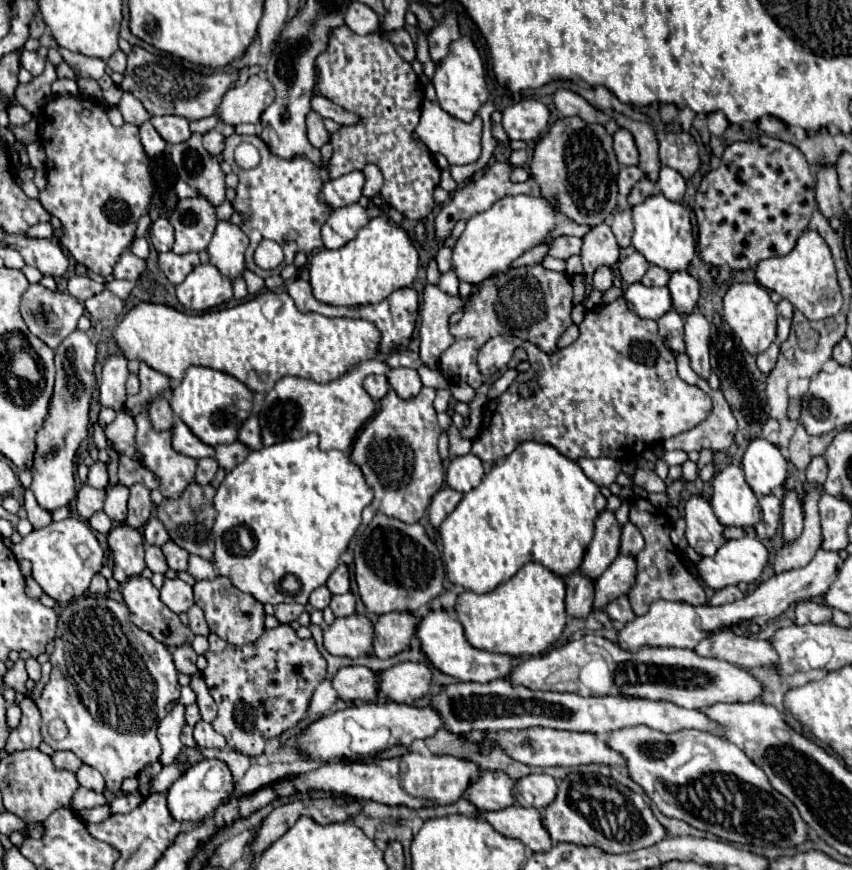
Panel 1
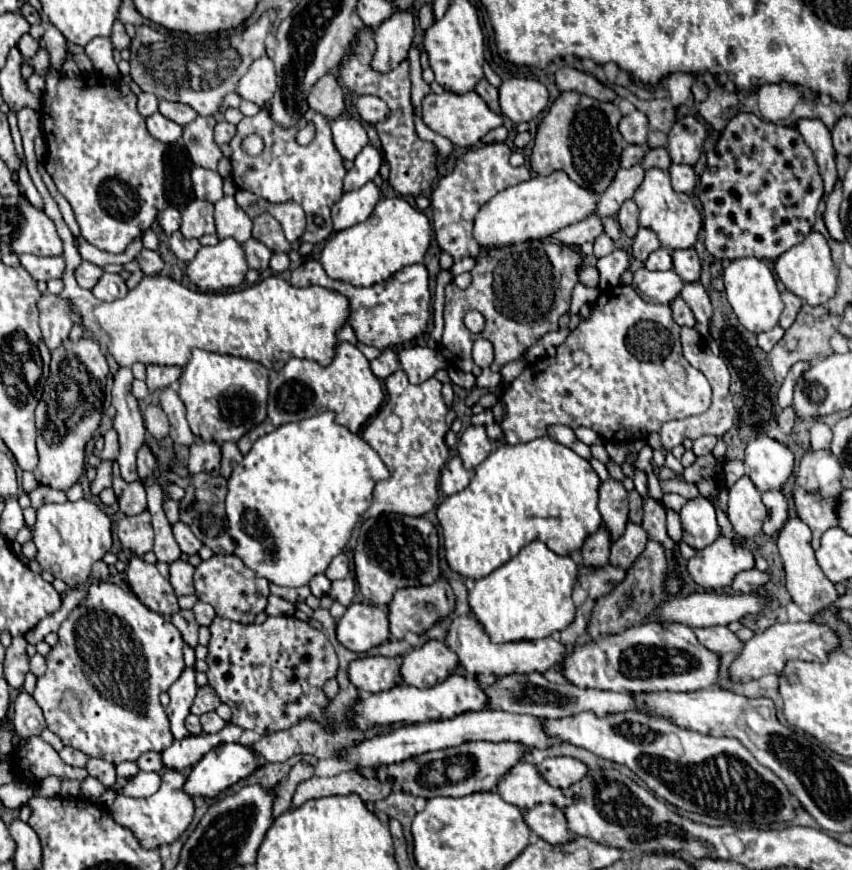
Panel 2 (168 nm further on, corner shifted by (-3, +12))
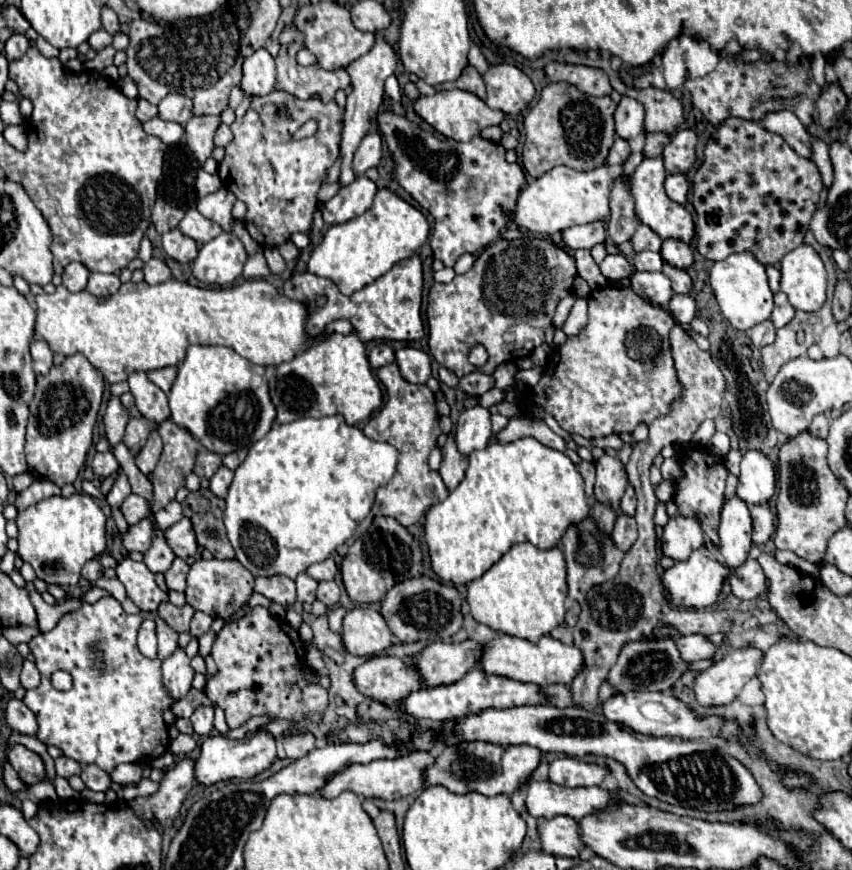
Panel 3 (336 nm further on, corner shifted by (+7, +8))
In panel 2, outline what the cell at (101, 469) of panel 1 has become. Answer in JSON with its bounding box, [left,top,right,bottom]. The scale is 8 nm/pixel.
[101,430,119,460]

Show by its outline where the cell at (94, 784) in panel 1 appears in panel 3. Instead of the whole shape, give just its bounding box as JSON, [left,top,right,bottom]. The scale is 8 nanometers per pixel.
[81,764,111,792]

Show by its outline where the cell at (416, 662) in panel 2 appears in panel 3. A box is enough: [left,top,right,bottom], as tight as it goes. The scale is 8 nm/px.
[415,640,483,686]

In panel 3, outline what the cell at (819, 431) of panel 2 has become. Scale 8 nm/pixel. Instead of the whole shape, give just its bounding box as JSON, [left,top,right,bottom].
[809,414,829,438]

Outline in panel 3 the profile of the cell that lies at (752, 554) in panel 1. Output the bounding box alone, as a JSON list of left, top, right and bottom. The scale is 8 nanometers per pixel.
[661,546,729,610]

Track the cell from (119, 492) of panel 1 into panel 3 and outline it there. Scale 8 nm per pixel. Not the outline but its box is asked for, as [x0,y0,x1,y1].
[121,494,151,526]

